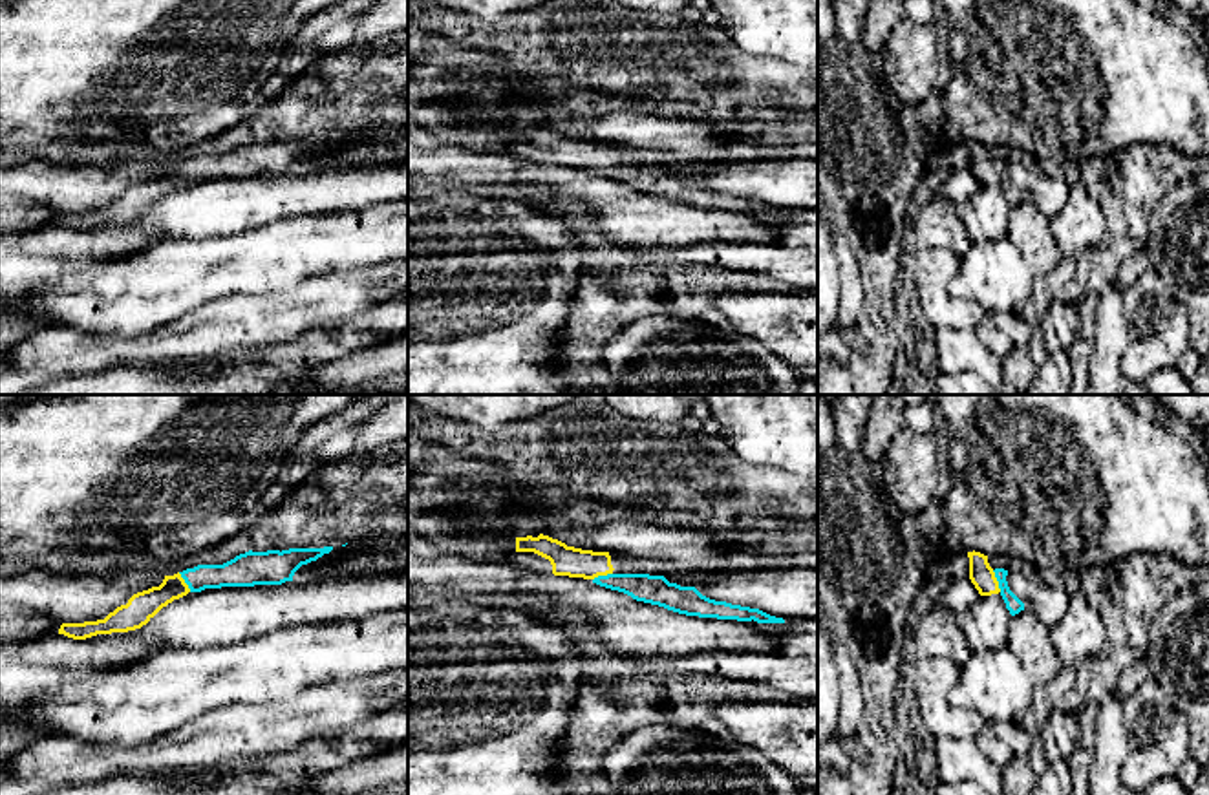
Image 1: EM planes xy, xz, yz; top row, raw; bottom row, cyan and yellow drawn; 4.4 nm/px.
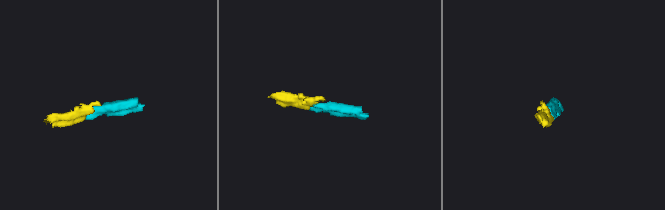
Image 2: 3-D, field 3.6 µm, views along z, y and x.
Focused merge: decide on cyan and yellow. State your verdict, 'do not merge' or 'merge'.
merge

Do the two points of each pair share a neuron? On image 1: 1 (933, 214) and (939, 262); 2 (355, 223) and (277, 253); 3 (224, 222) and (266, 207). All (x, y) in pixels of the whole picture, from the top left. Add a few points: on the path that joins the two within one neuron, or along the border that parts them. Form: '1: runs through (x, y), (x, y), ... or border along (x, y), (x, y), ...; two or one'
1: border along (919, 247), (948, 247), (959, 258); two
2: runs through (335, 240), (297, 247); one
3: runs through (235, 211), (238, 207), (255, 207); one

